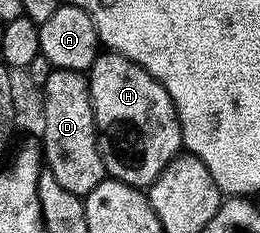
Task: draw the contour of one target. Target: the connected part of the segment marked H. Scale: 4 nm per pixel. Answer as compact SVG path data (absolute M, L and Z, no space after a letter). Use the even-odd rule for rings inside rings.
M118 54L96 55L89 68L89 87L91 109L95 115L99 138L99 151L103 157L106 175L112 180L132 184L134 188L140 190L150 189L155 181L157 170L162 169L168 162L174 161L183 148L183 129L179 123L175 104L171 101L171 95L138 62L126 60Z

